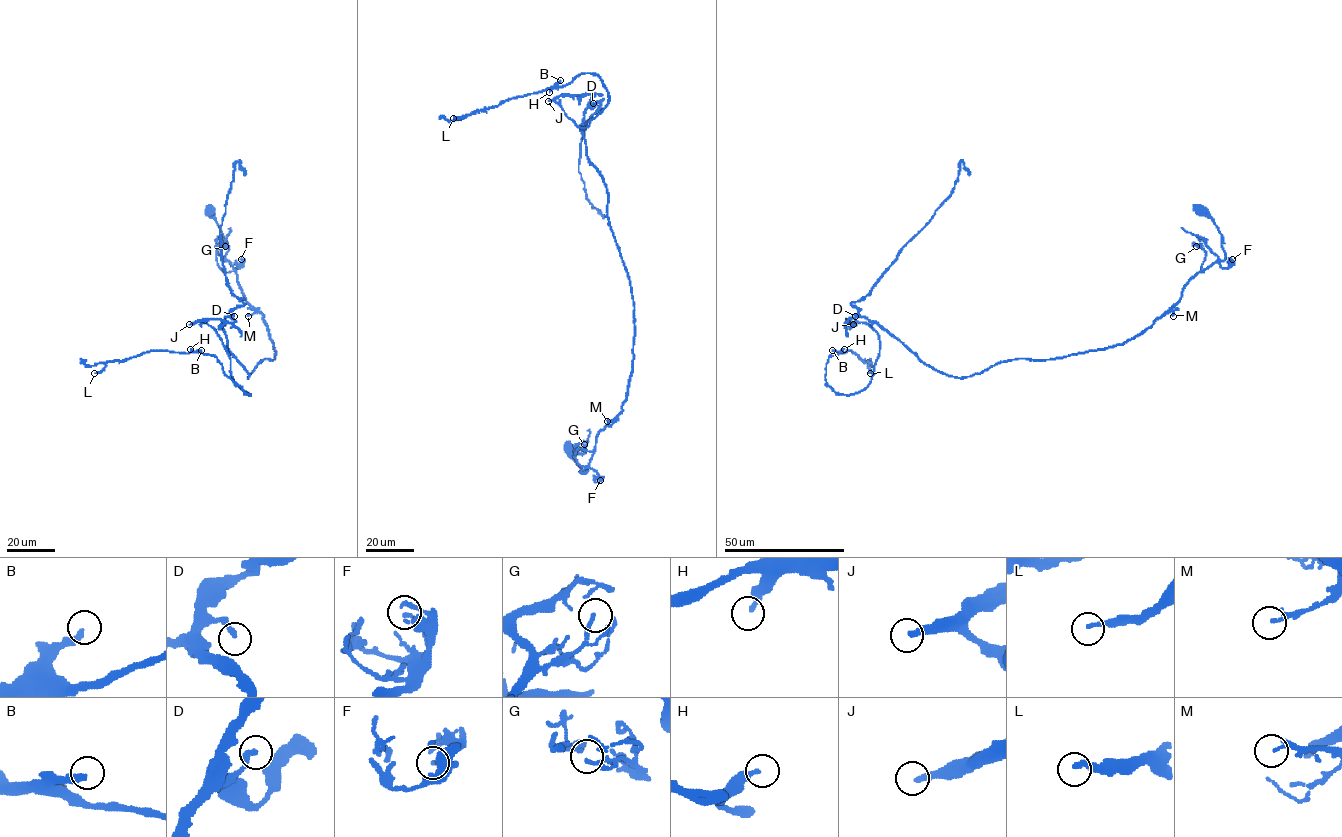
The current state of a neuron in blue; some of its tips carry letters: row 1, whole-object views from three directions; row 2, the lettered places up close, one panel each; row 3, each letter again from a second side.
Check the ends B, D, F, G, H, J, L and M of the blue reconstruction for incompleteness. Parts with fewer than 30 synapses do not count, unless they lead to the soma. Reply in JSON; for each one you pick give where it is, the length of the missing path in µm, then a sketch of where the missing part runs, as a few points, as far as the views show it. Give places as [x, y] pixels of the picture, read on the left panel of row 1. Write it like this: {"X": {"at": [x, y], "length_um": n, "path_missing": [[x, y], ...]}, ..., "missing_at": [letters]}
{"J": {"at": [189, 324], "length_um": 70, "path_missing": [[189, 324], [157, 342], [125, 343], [100, 339], [83, 350]]}, "missing_at": ["J"]}

